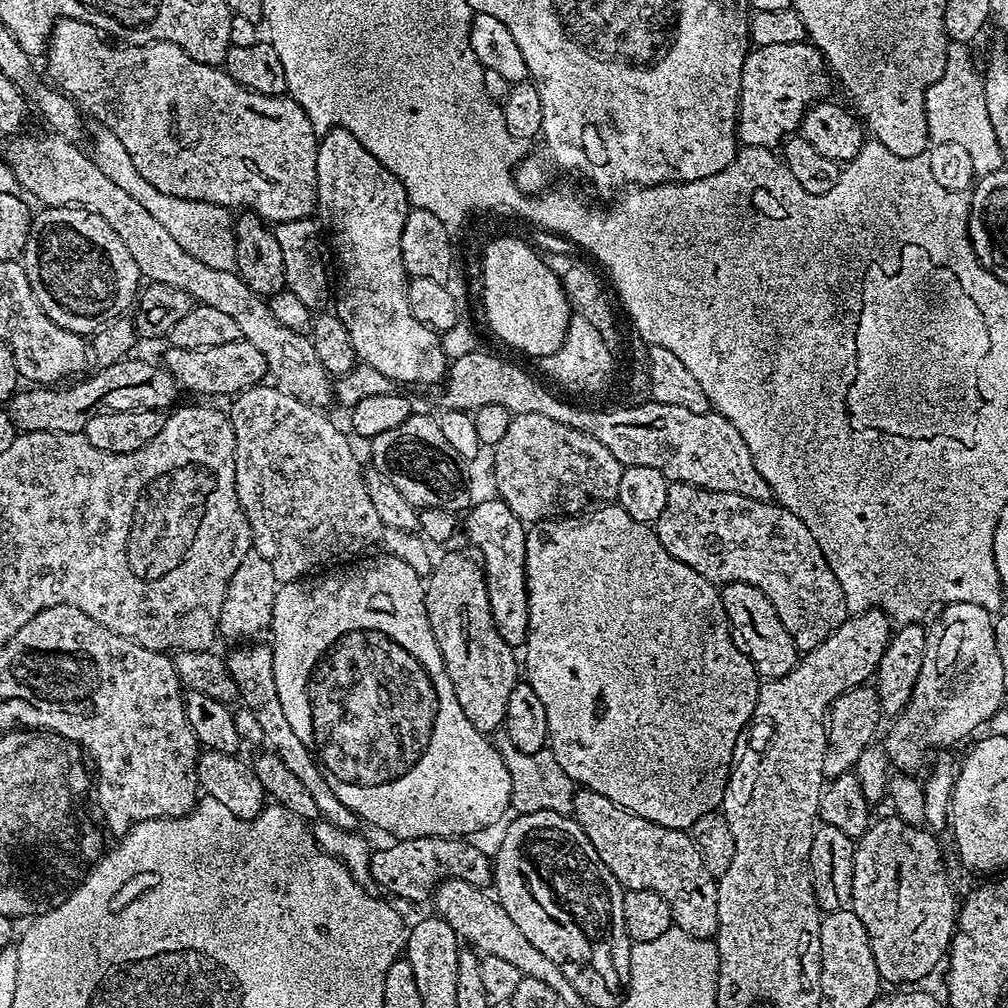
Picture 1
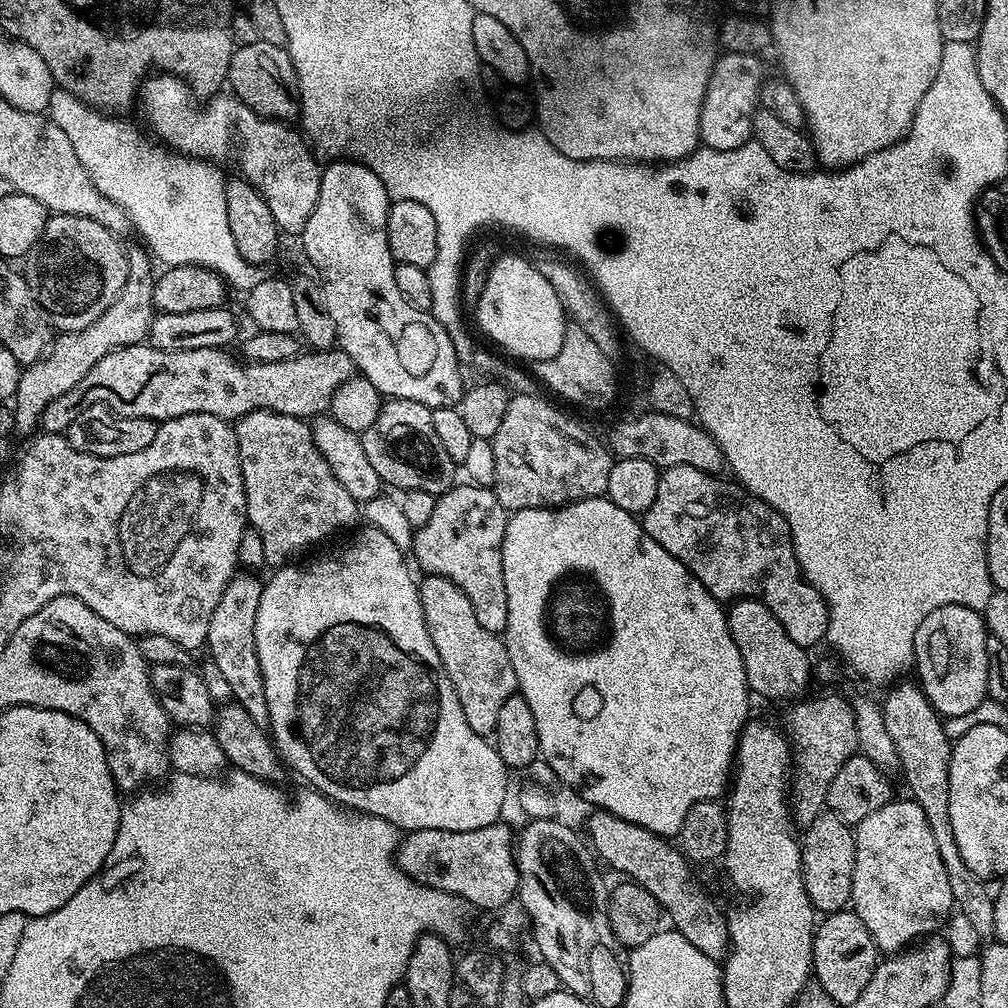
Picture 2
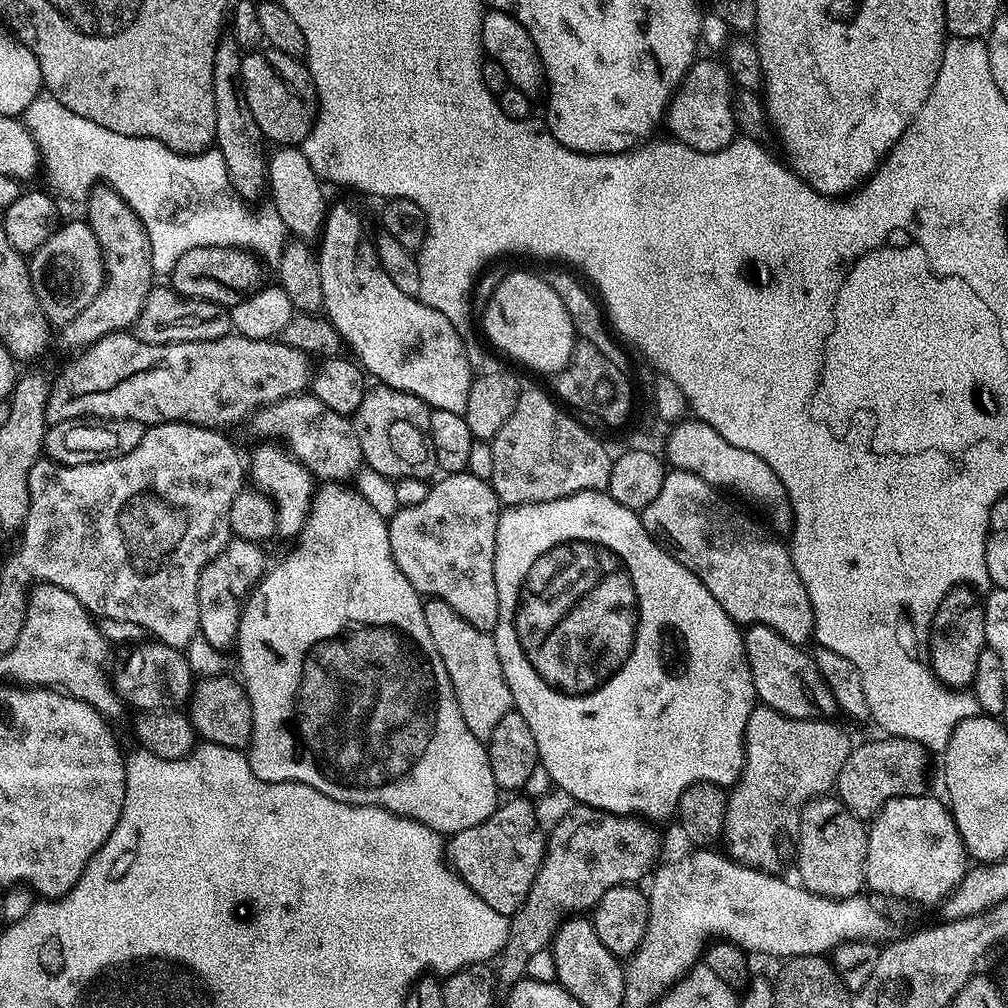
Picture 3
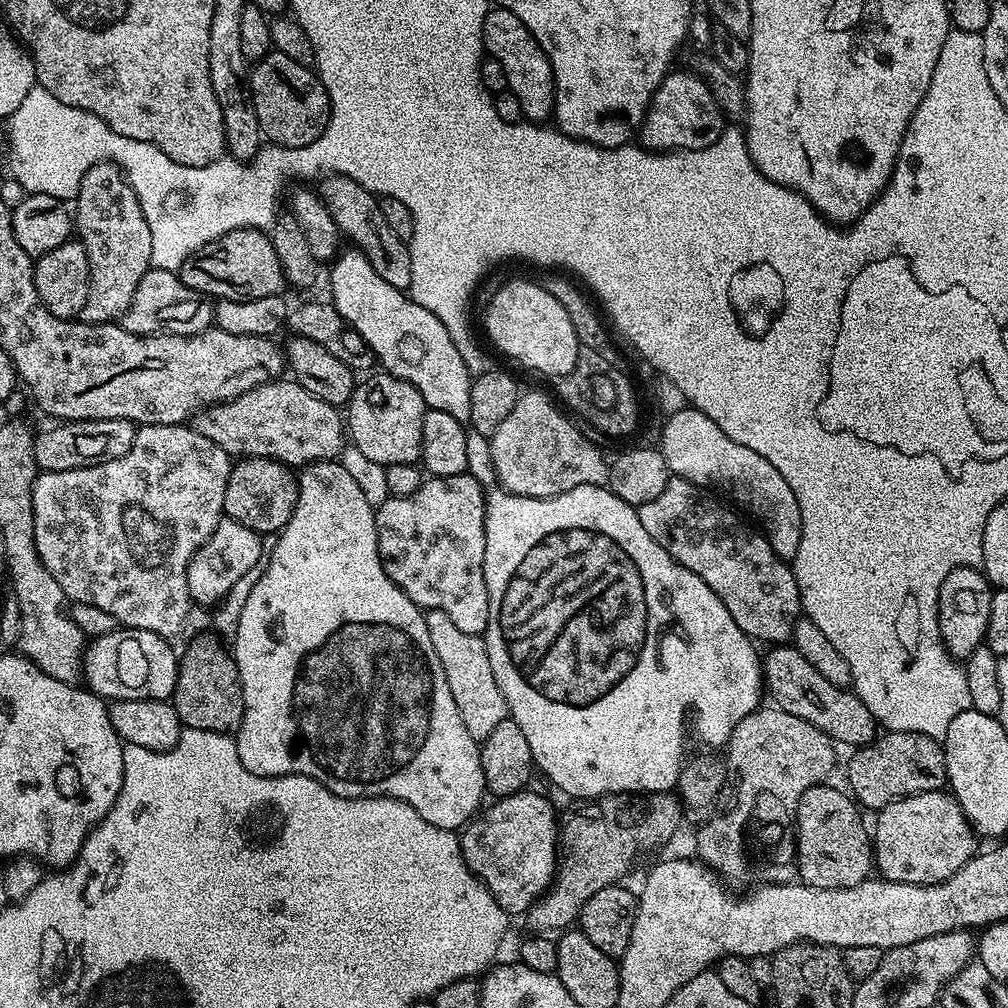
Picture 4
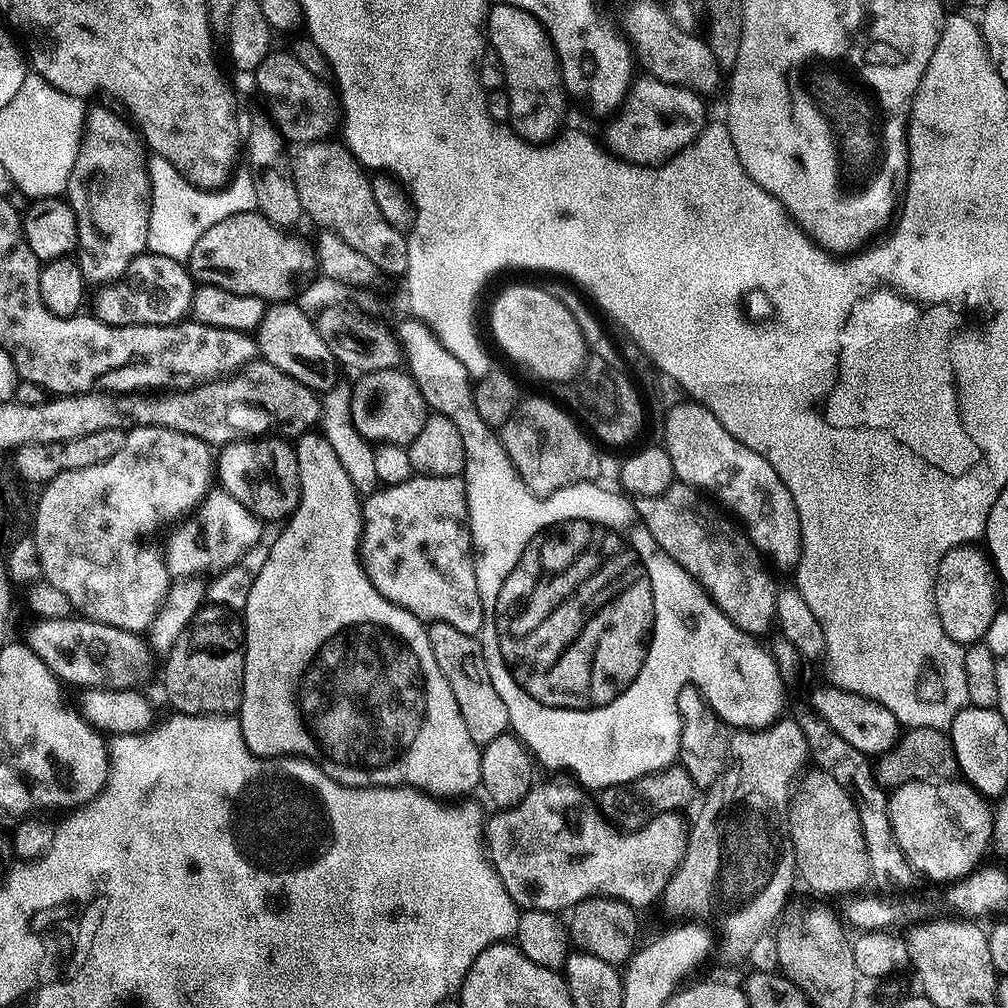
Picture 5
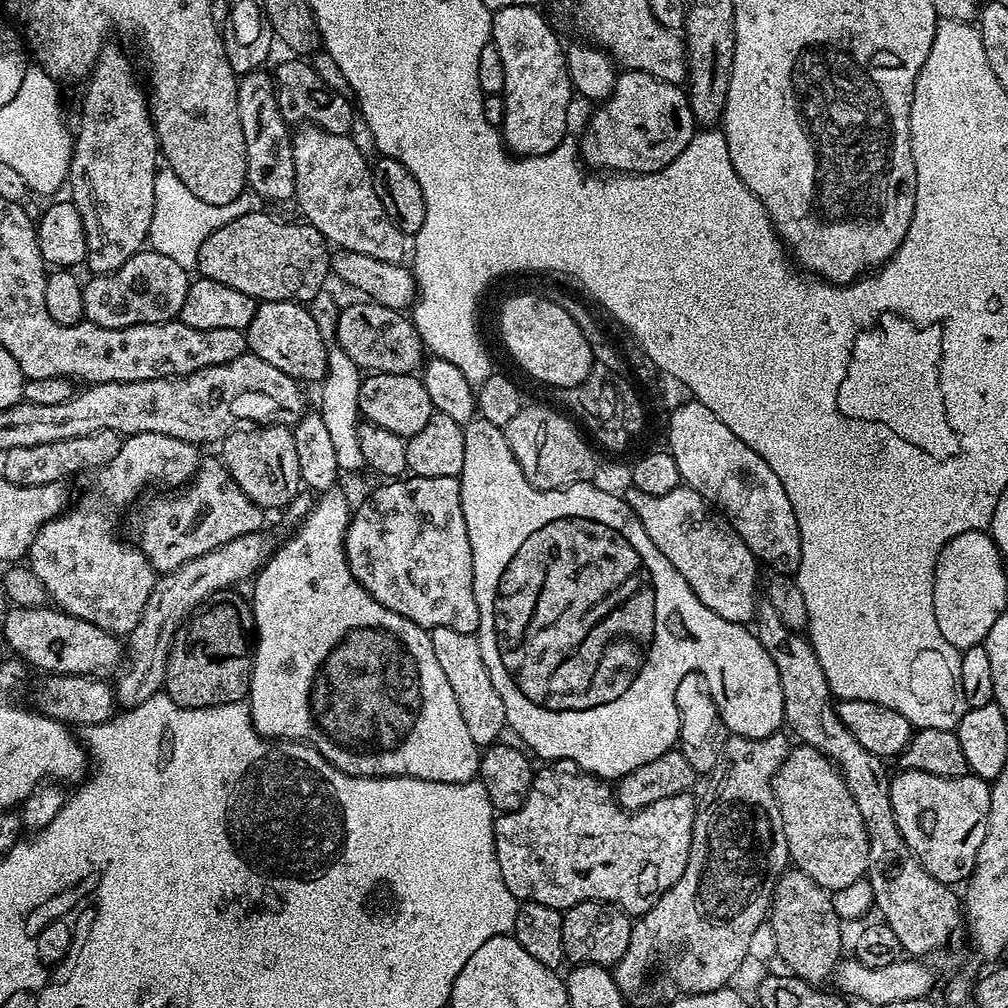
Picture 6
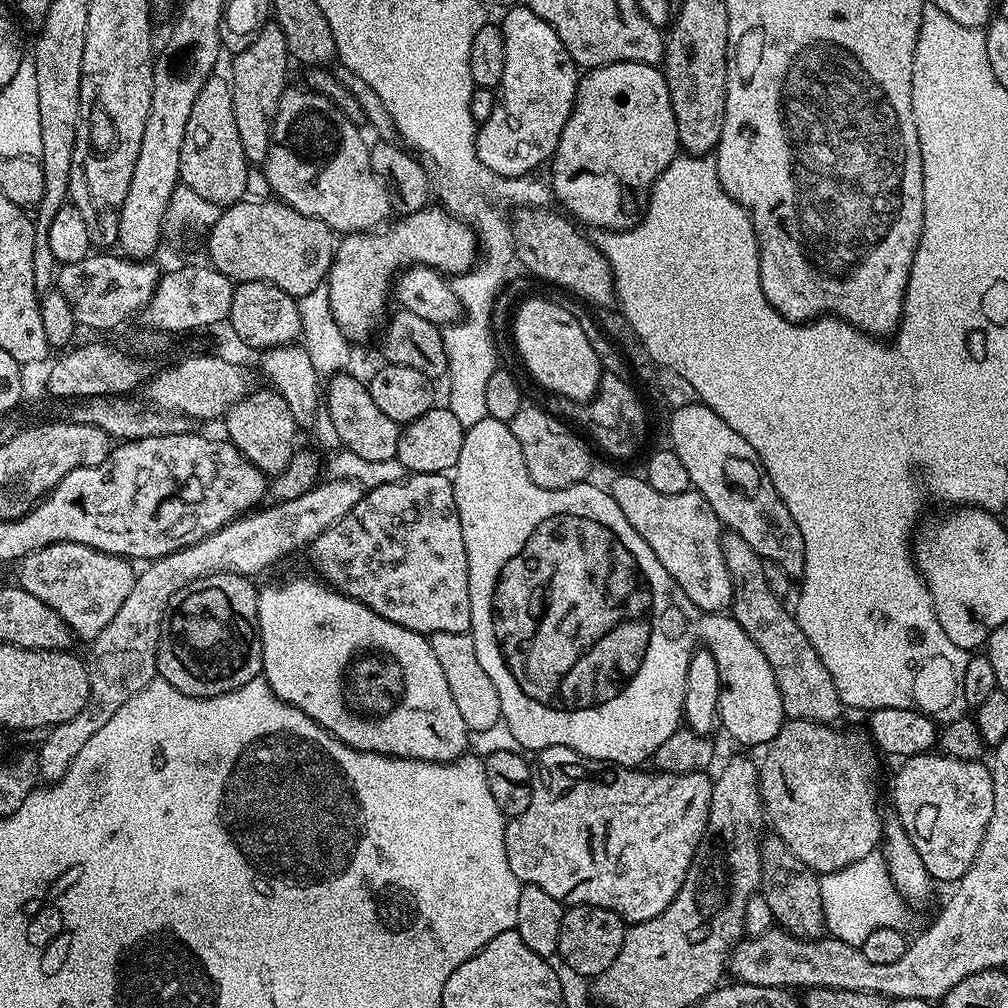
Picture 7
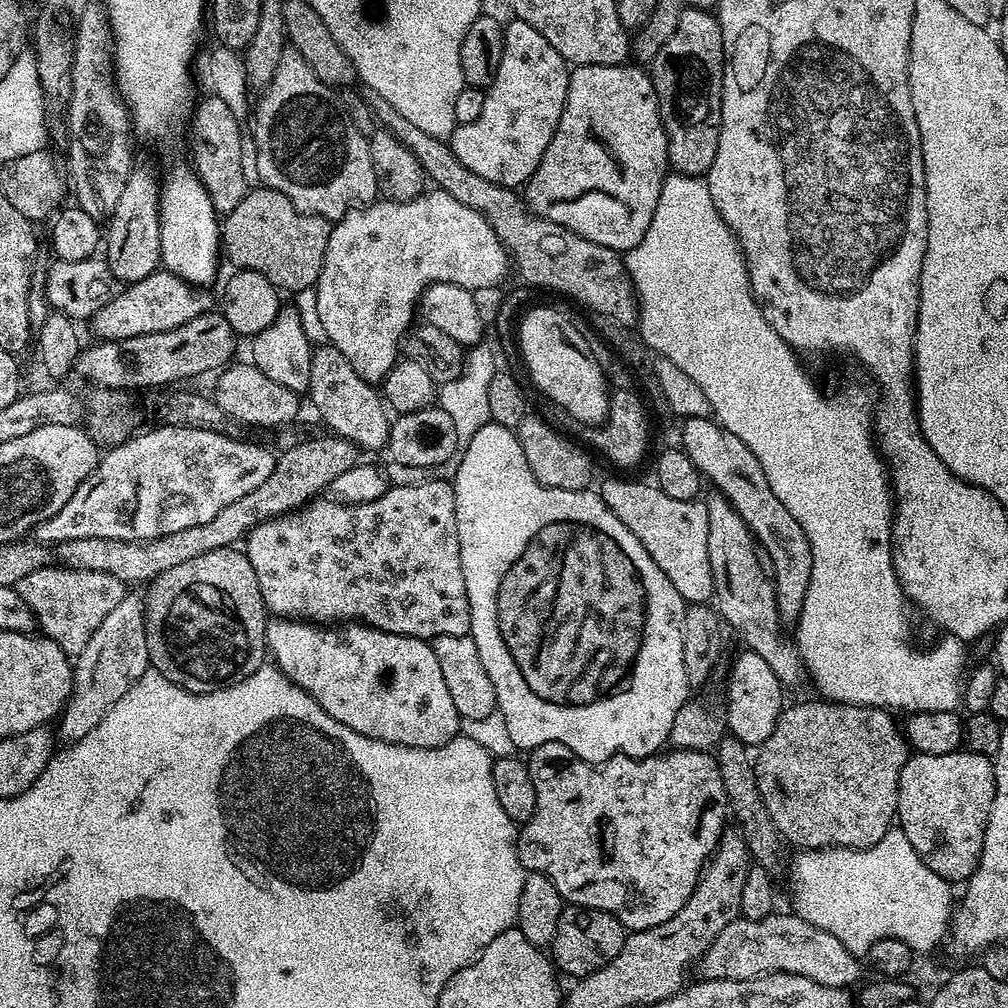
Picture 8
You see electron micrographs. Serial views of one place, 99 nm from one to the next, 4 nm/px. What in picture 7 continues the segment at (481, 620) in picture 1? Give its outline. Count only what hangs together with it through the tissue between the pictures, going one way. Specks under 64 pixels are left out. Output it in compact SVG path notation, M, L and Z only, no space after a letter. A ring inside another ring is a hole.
M434 632L428 636L428 641L434 650L434 658L438 658L439 664L442 665L446 686L450 686L450 698L454 698L458 714L462 714L462 722L466 722L468 731L490 730L495 723L502 720L502 702L498 702L498 690L494 690L494 682L486 678L486 670L482 670L482 662L478 662L474 638L467 632Z

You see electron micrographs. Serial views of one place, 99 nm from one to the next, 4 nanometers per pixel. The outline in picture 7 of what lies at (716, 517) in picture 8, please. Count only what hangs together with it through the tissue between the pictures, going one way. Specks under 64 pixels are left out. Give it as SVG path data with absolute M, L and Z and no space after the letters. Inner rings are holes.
M728 530L721 535L720 541L722 558L726 558L726 570L730 570L732 583L730 615L746 634L750 634L754 646L766 654L766 662L770 662L770 670L774 670L774 682L778 682L785 717L835 725L842 705L834 678L830 678L830 670L822 666L822 658L818 658L818 650L810 646L810 638L802 634L801 621L796 619L789 605L787 608L784 605L787 603L770 590L770 582L766 582L762 570L763 560L759 552L752 549L751 539Z

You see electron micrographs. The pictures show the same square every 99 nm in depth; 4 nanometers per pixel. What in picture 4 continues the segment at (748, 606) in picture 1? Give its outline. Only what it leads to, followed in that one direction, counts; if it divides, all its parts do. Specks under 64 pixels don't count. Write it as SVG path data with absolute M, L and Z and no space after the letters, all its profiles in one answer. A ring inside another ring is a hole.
M772 646L767 649L762 660L764 682L767 691L776 695L775 703L785 708L790 714L808 720L818 730L822 730L837 745L854 744L863 746L871 744L878 736L878 725L874 714L857 698L855 691L834 686L834 682L826 682L802 654L791 646Z

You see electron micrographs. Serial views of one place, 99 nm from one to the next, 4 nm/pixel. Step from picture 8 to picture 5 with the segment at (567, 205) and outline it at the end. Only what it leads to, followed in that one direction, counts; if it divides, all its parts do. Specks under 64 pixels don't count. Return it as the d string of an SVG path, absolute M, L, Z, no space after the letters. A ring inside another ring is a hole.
M651 78L643 79L633 83L627 100L611 121L613 124L608 128L606 144L621 160L655 166L665 164L670 157L678 155L682 149L695 142L706 123L705 101L689 88Z

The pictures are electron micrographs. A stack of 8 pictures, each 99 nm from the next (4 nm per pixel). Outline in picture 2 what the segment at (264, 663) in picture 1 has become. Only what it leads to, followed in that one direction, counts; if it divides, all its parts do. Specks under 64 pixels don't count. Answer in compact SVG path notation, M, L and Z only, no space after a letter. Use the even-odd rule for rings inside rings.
M236 574L226 586L218 606L214 606L214 618L210 618L210 630L206 652L212 655L226 687L232 691L231 699L254 718L261 726L268 723L266 686L262 682L262 670L258 666L258 654L254 646L254 618L258 616L258 602L262 598L264 584L256 574Z

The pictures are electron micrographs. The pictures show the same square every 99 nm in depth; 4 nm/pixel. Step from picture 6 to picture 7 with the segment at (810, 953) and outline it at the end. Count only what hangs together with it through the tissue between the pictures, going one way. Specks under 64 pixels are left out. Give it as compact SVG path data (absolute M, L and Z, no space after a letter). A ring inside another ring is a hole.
M775 834L765 835L761 839L760 857L760 888L772 911L773 921L783 931L791 932L794 936L802 936L805 940L821 939L825 935L826 925L820 894L820 876L808 868L806 862L802 862L802 858L798 858L794 850L790 850L790 846L786 846L786 842L782 842L782 838Z

